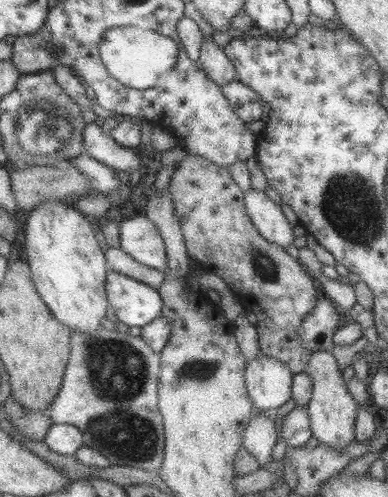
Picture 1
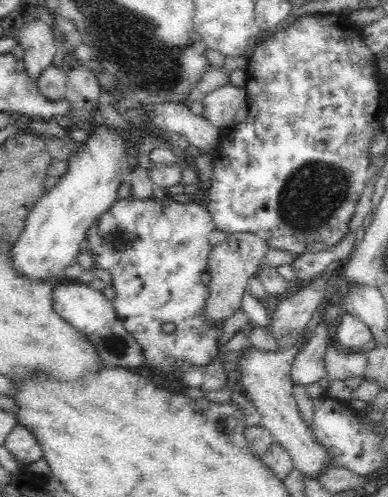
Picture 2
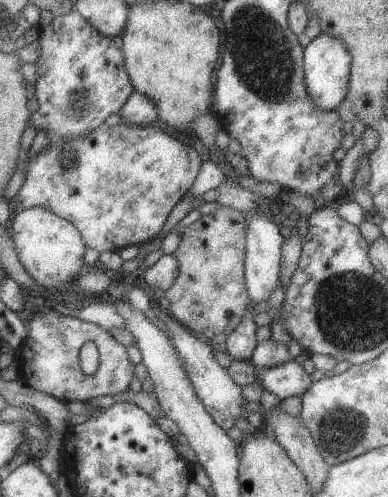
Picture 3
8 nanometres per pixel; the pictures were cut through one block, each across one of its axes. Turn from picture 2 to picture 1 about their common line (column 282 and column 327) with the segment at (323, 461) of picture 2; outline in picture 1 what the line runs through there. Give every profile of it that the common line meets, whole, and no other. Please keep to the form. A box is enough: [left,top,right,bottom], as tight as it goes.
[305,350,359,450]

